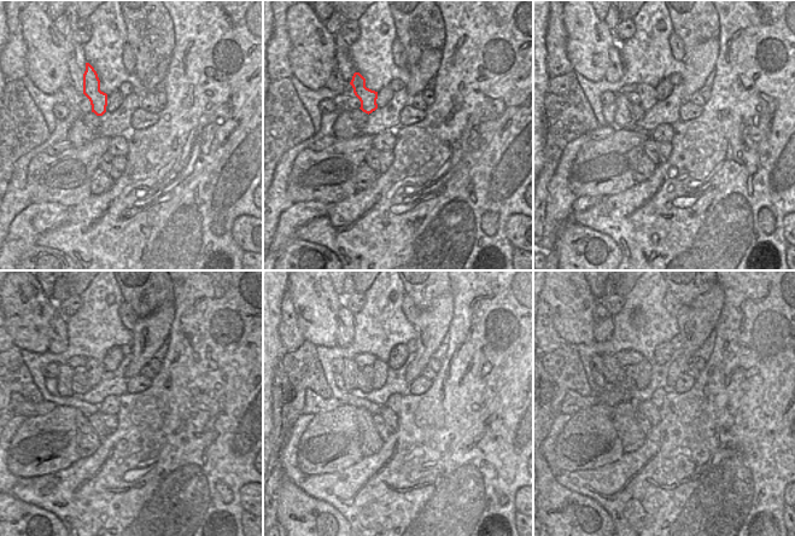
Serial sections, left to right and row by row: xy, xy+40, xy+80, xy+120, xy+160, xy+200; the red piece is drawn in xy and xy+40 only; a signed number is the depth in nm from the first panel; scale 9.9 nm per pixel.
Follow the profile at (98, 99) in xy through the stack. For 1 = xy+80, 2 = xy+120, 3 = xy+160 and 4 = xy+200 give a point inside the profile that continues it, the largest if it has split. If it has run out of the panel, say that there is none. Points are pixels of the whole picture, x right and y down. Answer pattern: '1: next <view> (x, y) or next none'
1: next xy+80 (639, 99)
2: next xy+120 (98, 362)
3: next xy+160 (380, 368)
4: next xy+200 (626, 357)

